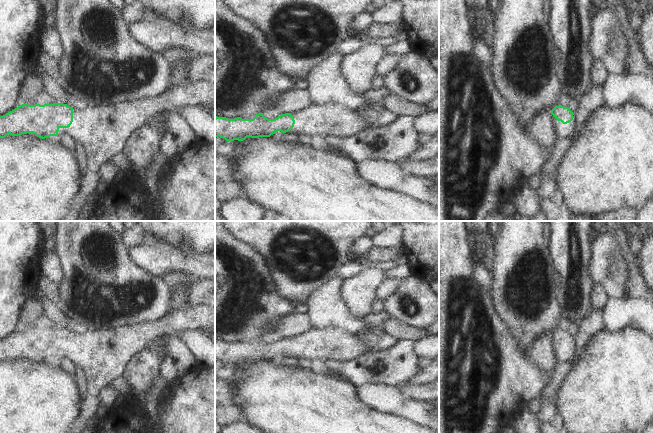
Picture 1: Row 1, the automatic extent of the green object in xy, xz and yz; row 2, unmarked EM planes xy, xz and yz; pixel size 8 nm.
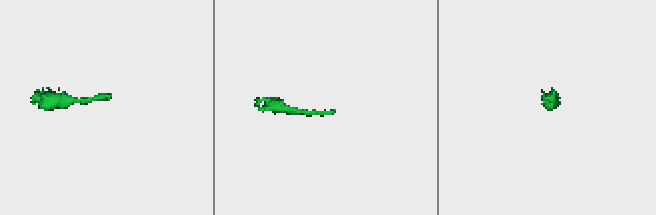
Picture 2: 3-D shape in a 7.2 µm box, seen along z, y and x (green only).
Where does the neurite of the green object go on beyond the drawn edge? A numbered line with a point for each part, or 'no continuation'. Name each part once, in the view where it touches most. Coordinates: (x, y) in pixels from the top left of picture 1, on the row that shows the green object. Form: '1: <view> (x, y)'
1: xy (104, 132)

